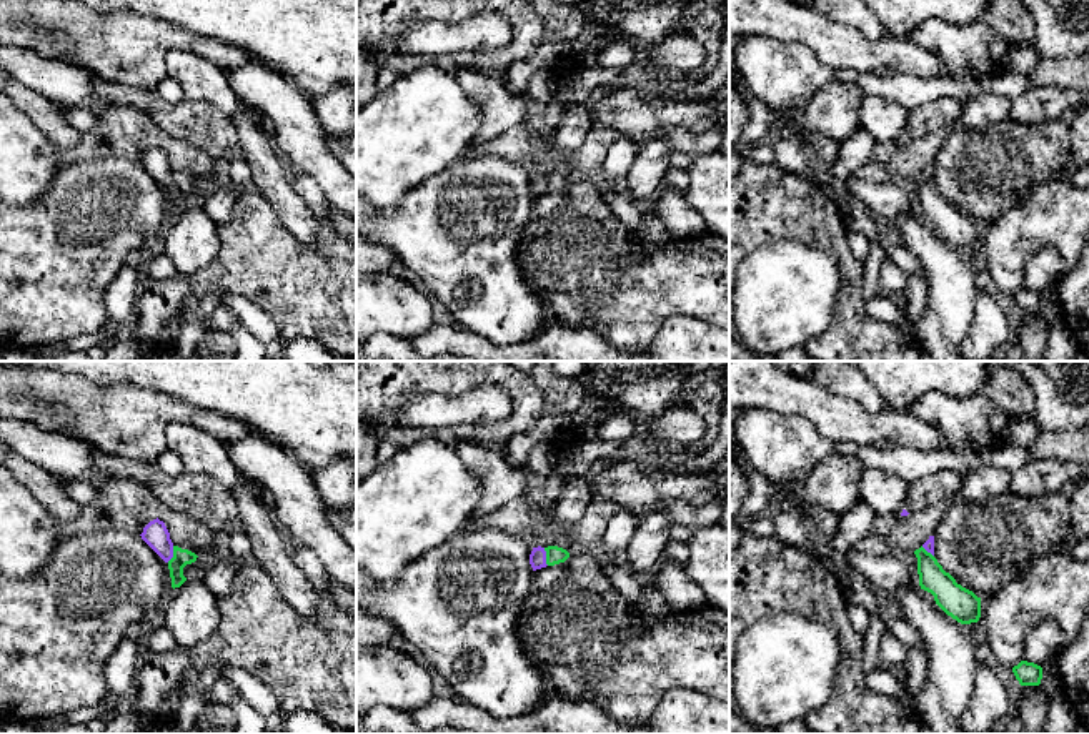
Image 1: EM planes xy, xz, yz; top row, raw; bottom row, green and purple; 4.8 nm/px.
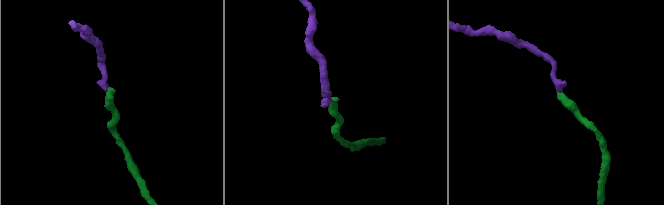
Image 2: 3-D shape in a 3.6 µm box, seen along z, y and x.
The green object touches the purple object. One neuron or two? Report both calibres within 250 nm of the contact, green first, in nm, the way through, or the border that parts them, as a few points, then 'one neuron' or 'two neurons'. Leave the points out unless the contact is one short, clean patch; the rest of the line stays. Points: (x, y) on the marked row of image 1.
calibres 90 and 80 nm; way xz (555, 555), (546, 556), (538, 555); one neuron

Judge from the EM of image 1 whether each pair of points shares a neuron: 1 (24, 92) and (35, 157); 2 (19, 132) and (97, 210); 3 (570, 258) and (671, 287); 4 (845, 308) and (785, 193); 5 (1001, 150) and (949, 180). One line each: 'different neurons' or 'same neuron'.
1: different neurons
2: different neurons
3: same neuron
4: same neuron
5: same neuron

